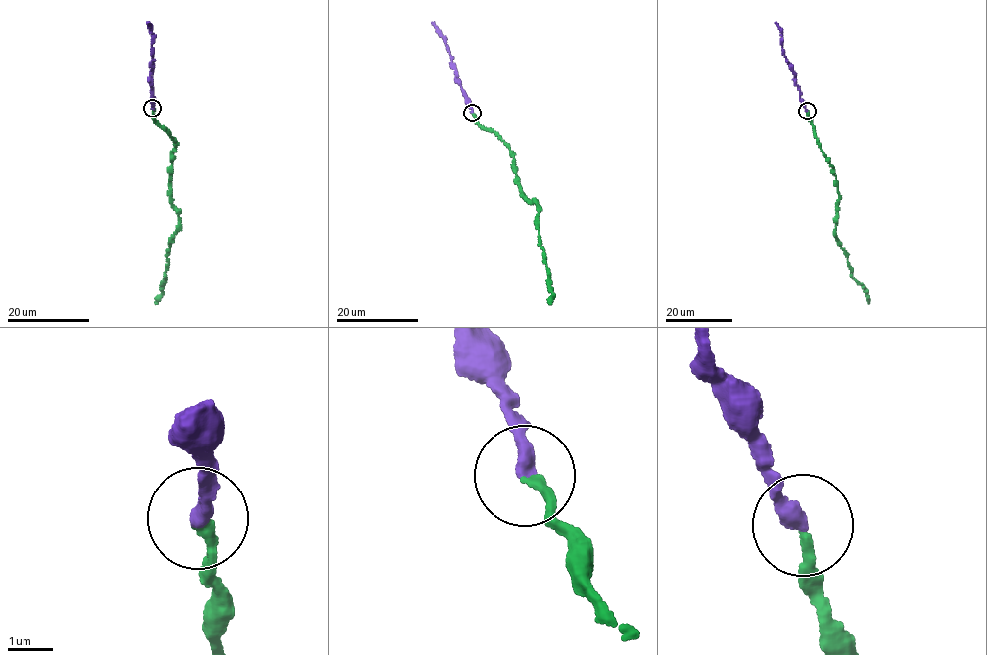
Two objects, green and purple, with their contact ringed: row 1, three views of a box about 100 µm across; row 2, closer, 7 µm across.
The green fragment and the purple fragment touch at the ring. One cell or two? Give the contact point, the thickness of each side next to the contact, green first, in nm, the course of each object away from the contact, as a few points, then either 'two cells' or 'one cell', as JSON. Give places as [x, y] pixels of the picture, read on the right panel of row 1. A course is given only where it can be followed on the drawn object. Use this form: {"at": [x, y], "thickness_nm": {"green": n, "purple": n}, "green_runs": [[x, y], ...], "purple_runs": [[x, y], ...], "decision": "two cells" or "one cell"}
{"at": [807, 111], "thickness_nm": {"green": 200, "purple": 360}, "green_runs": [[807, 111], [818, 144], [835, 176], [840, 195], [835, 232], [838, 244], [868, 304]], "purple_runs": [[807, 111], [800, 99], [791, 65], [783, 53], [781, 29], [775, 23]], "decision": "one cell"}

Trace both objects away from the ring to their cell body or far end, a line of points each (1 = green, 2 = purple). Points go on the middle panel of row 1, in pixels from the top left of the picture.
1: (472, 113), (509, 149), (522, 192), (540, 208), (550, 304)
2: (472, 113), (444, 37), (433, 23)

